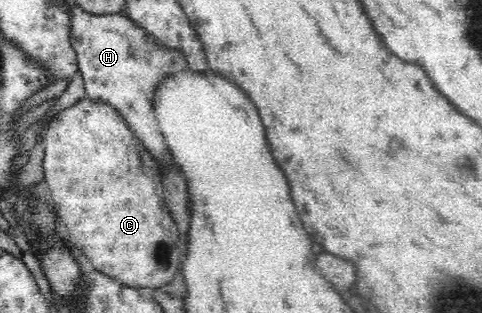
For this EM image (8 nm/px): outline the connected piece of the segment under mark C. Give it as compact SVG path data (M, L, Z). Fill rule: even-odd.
M81 99L52 119L44 134L43 143L44 179L60 216L62 236L68 234L70 241L75 242L76 248L82 252L89 265L123 285L150 293L171 282L181 266L182 250L177 224L167 210L161 178L153 168L145 168L141 156L137 154L135 138L125 120L117 114L117 109L107 103Z

